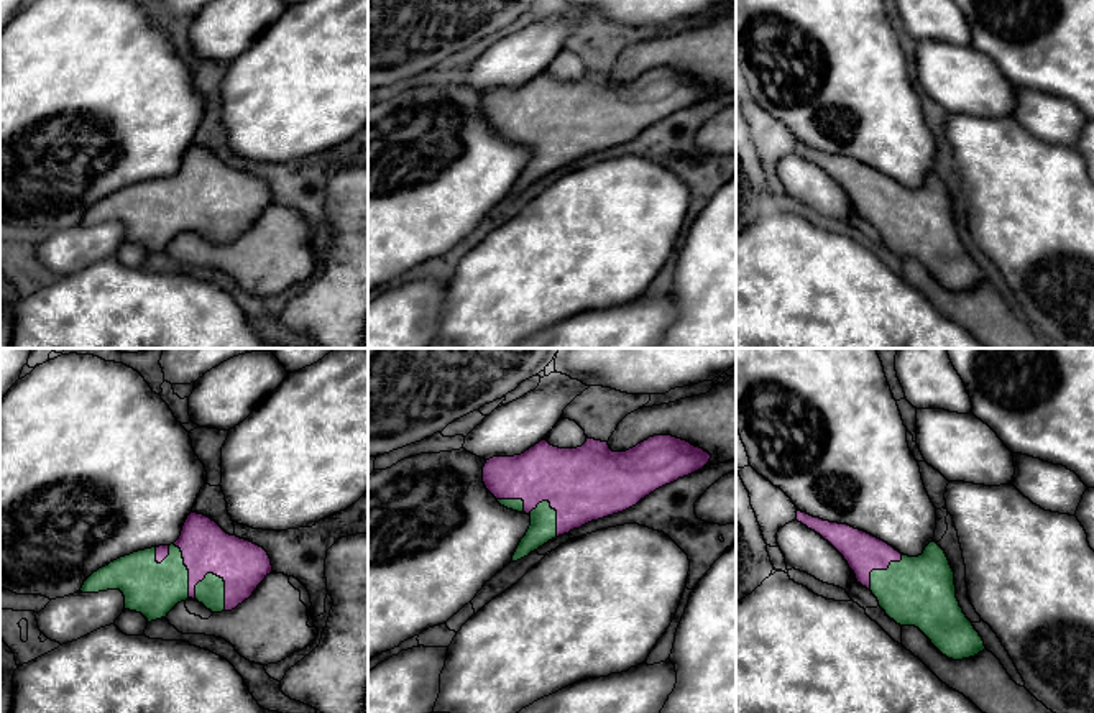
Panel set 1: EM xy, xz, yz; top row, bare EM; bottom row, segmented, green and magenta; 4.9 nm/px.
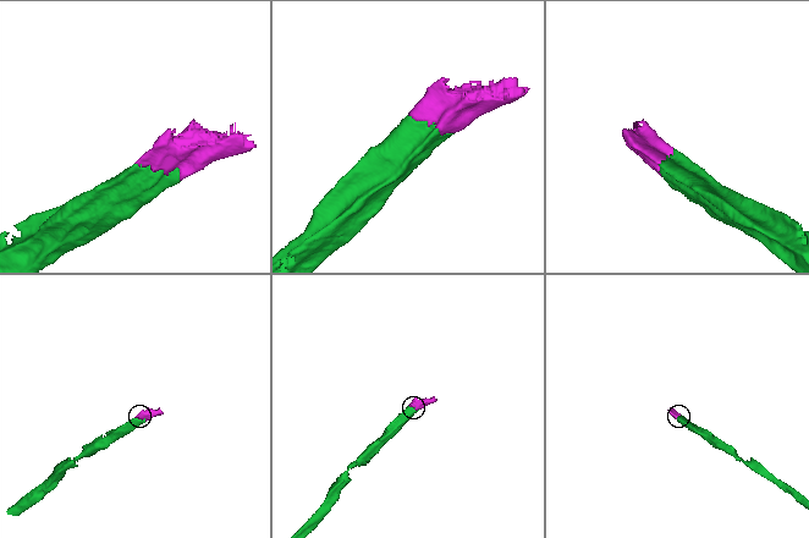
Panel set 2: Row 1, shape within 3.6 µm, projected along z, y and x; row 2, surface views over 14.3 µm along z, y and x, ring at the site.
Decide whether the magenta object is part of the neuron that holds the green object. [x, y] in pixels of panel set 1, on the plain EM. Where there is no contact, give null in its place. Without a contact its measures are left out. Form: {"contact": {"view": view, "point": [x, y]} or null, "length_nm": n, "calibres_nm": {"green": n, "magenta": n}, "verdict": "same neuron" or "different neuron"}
{"contact": {"view": "xy", "point": [224, 220]}, "length_nm": 220, "calibres_nm": {"green": 140, "magenta": 240}, "verdict": "same neuron"}

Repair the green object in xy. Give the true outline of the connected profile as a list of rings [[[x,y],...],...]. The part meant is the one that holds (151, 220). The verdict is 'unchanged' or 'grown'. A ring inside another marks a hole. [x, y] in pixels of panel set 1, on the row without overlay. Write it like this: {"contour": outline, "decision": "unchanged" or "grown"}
{"contour": [[[191,145],[174,176],[138,182],[110,194],[94,204],[80,223],[120,222],[125,242],[141,245],[151,255],[166,250],[177,235],[189,230],[212,245],[232,243],[248,232],[271,204],[271,191],[263,179],[227,166],[204,146]]], "decision": "grown"}

